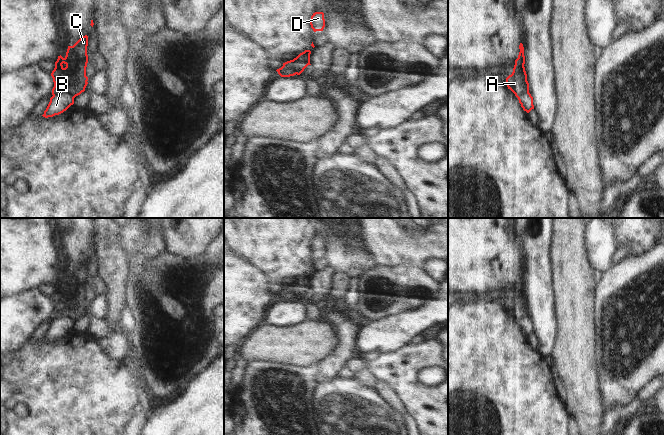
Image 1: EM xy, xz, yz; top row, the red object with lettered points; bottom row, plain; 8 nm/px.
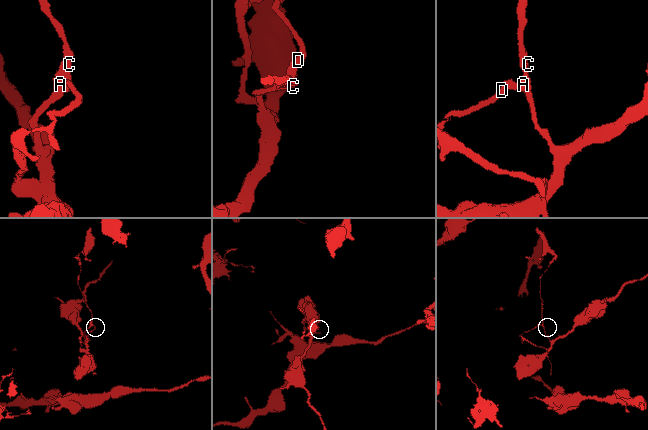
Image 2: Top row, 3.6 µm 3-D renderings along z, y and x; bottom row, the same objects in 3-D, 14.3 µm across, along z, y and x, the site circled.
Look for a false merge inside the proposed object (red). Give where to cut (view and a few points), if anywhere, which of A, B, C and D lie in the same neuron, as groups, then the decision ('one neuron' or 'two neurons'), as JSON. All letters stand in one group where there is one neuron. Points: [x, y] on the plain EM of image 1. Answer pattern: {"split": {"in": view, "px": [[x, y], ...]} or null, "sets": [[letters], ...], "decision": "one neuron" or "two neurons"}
{"split": {"in": "xy", "px": [[53, 319], [70, 318], [74, 321]]}, "sets": [["A", "C", "D"], ["B"]], "decision": "two neurons"}

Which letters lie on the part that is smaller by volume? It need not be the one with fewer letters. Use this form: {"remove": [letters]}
{"remove": ["A", "C", "D"]}

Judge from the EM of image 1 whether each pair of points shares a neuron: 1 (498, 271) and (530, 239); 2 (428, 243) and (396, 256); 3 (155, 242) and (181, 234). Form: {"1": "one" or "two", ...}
{"1": "two", "2": "one", "3": "two"}

